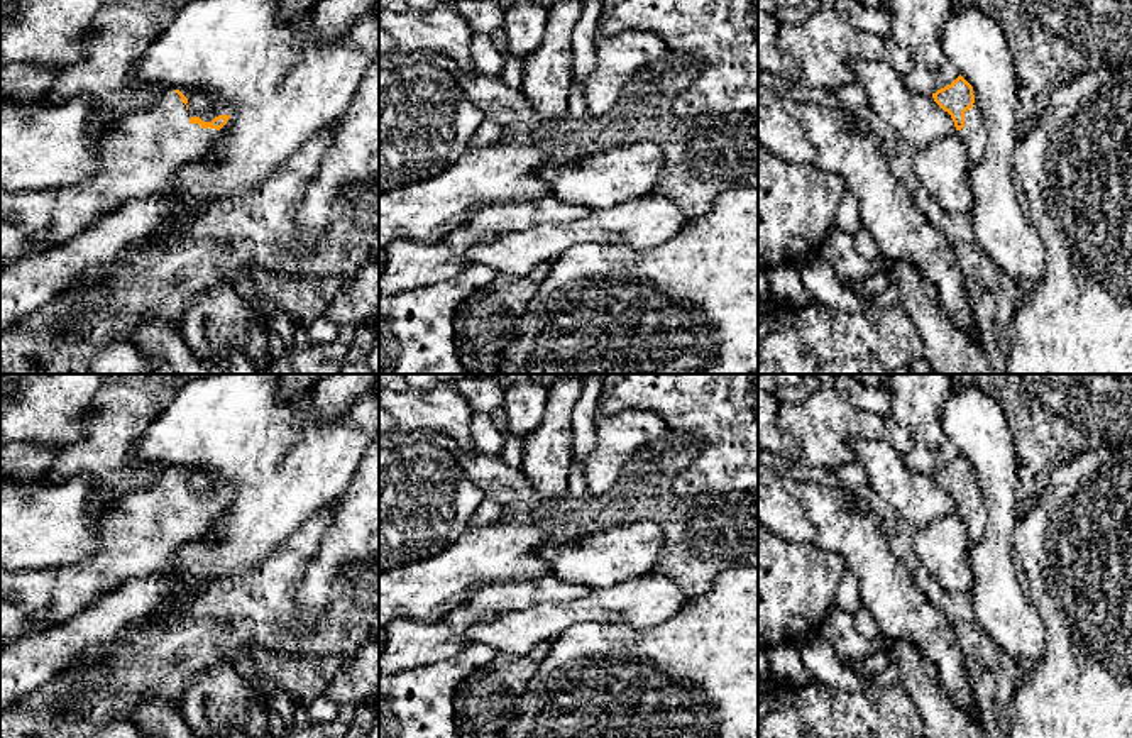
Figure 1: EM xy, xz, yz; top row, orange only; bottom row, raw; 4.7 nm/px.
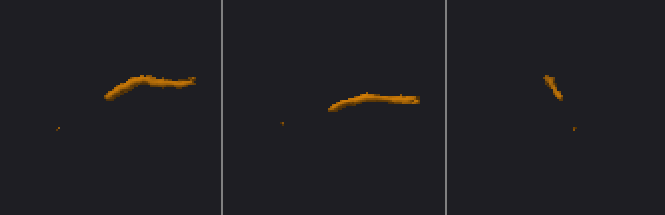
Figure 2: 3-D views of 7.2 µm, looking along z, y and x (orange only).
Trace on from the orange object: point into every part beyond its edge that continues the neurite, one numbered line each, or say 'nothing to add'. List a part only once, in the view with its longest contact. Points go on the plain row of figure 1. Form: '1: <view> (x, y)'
1: xy (141, 532)

